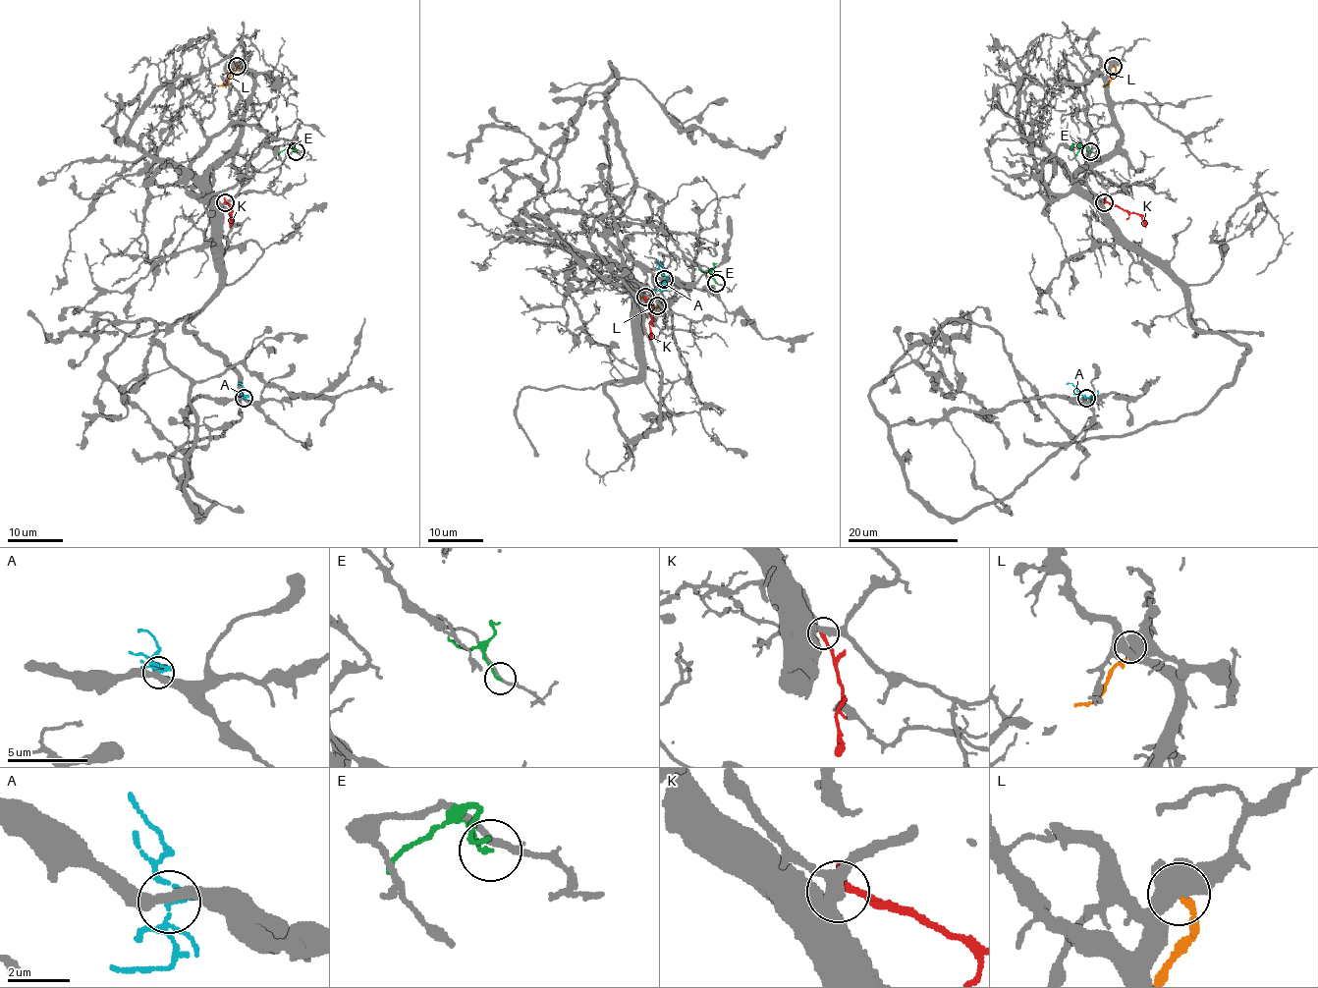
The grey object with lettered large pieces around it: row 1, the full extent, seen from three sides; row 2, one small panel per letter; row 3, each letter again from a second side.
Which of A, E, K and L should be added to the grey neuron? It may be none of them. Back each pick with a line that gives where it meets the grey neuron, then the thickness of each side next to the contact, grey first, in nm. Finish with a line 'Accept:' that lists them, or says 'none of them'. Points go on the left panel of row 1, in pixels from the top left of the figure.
L: meets grey at (237, 66); 550 nm thick on the grey side, 190 nm on the other
Accept: L

